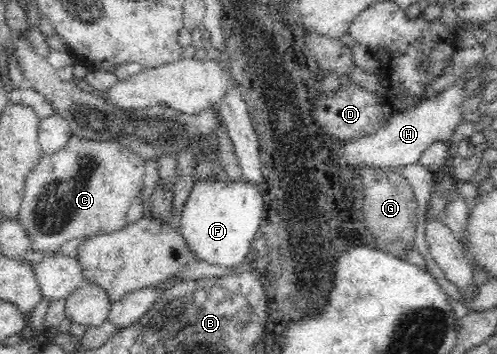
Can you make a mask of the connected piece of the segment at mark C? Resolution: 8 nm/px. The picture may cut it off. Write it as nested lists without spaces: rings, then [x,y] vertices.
[[[72,134],[68,143],[53,154],[43,154],[31,169],[24,182],[24,199],[17,215],[27,236],[31,239],[31,249],[48,256],[60,247],[78,237],[96,237],[104,233],[114,233],[126,226],[126,213],[132,201],[139,197],[144,181],[144,159],[134,150],[122,146],[120,142],[86,139]]]

